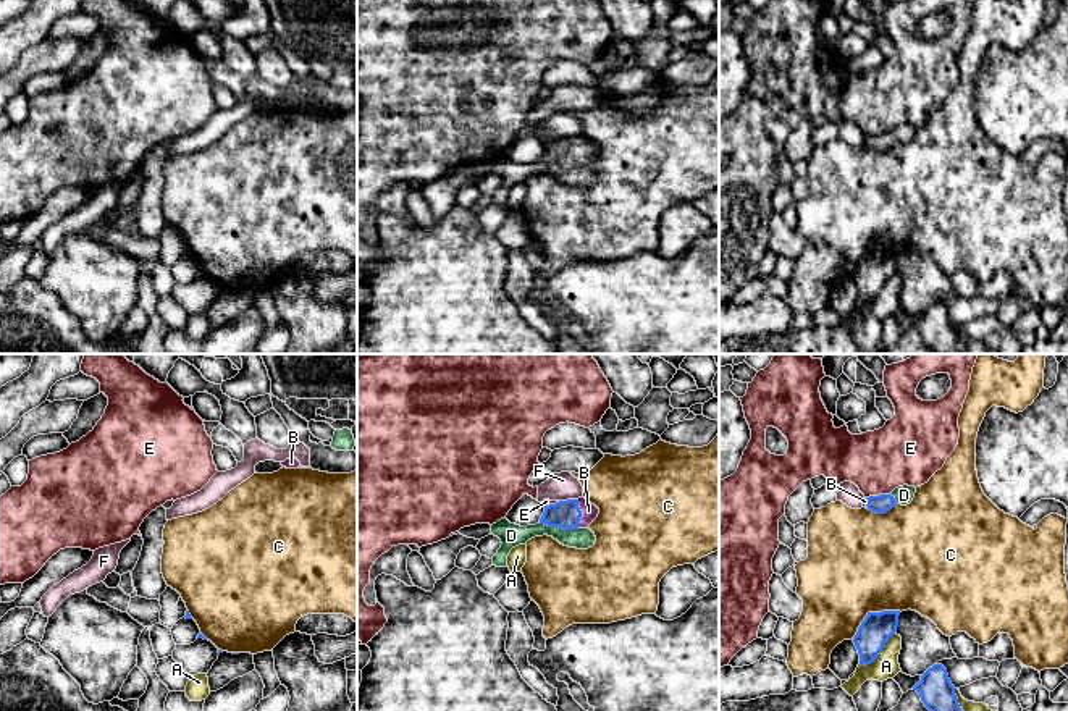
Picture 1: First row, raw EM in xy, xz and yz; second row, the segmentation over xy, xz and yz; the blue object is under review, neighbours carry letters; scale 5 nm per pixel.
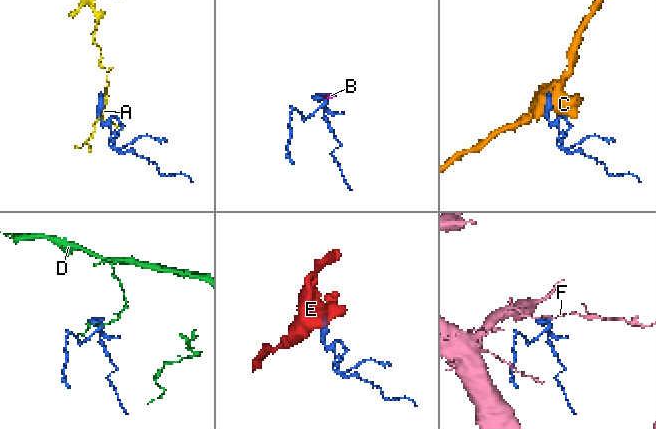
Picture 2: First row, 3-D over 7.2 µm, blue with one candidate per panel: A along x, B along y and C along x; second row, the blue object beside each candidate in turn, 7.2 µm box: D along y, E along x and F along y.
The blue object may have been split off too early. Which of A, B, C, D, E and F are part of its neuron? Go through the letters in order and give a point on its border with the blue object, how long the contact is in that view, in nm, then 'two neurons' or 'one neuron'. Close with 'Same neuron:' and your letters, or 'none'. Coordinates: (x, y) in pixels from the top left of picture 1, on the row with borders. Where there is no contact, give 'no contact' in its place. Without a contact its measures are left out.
A: meets blue in yz at (879, 652); contact 240 nm long; two neurons
B: meets blue in xz at (580, 514); contact 140 nm long; one neuron
C: meets blue in yz at (871, 613); contact 280 nm long; two neurons
D: meets blue in xz at (559, 527); contact 190 nm long; two neurons
E: meets blue in yz at (878, 496); contact 130 nm long; two neurons
F: meets blue in xz at (567, 500); contact 100 nm long; two neurons
Same neuron: B

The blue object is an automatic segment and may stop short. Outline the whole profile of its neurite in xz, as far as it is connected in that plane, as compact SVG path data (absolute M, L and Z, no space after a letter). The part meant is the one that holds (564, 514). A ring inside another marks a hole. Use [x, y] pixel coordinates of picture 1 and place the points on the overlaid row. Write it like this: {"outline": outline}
{"outline": "M585 498L559 501L545 506L540 524L562 530L587 528L599 514L599 509Z"}

